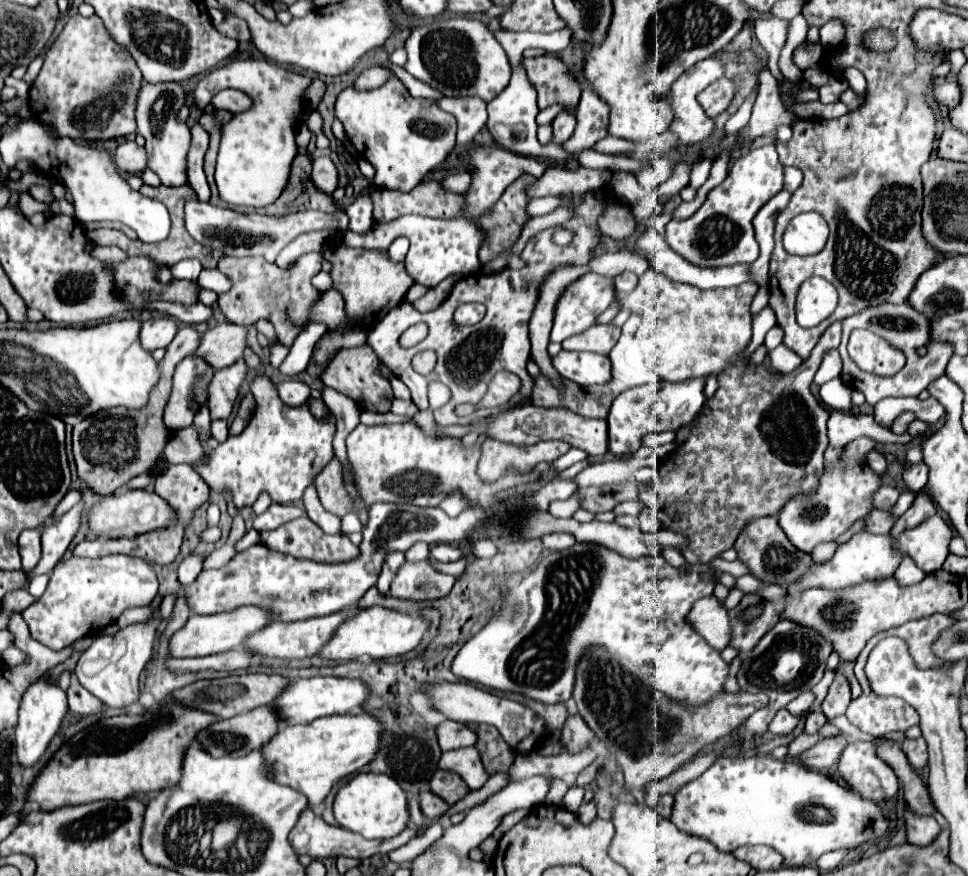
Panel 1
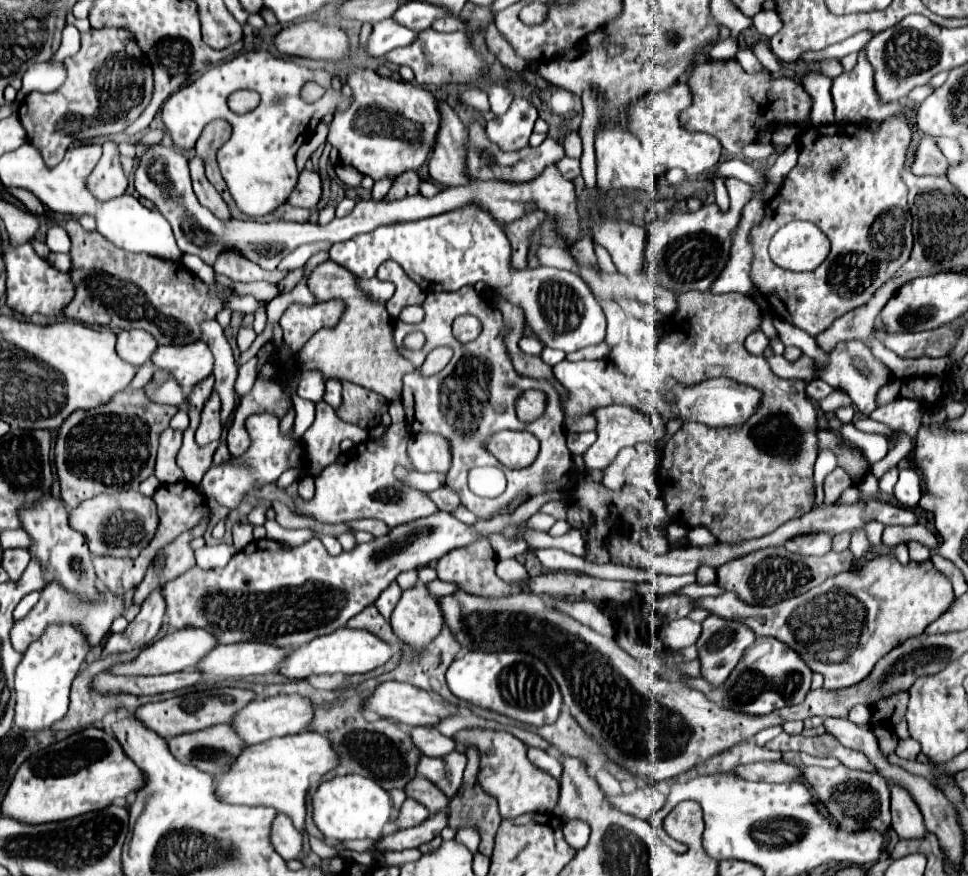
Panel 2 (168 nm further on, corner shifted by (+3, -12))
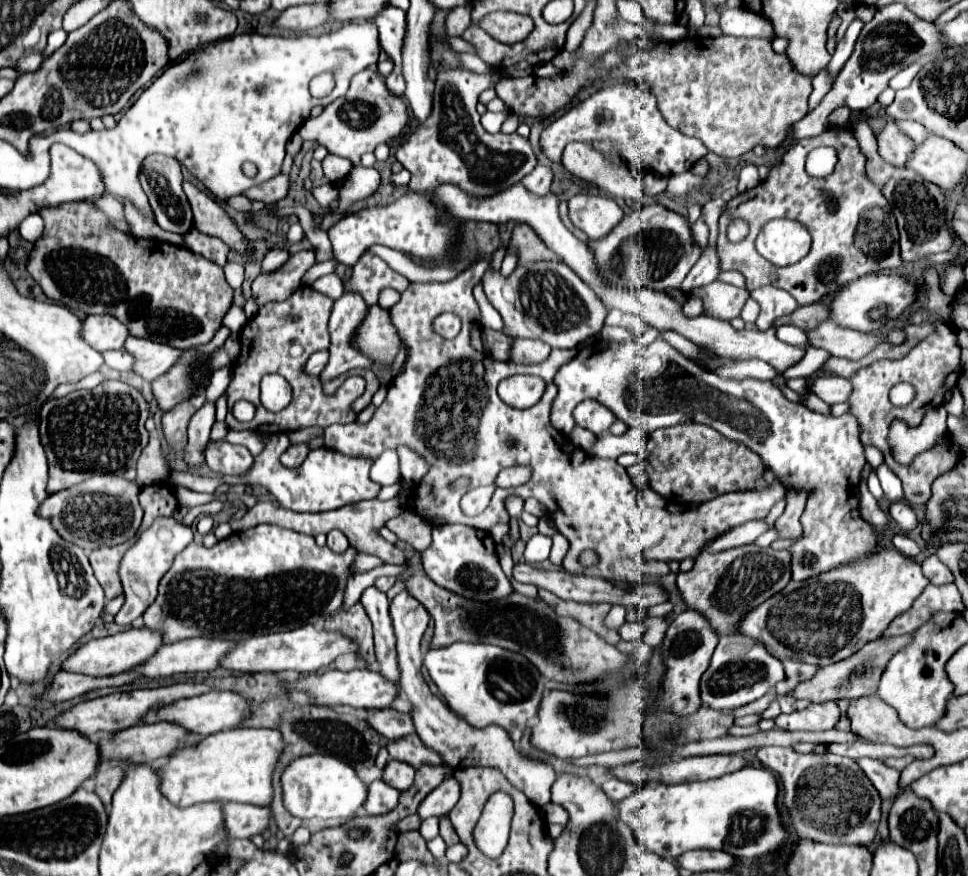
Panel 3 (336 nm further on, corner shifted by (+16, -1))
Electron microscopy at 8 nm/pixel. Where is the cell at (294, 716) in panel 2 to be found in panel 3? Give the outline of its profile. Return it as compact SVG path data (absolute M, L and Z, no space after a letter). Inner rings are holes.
M212 691L212 693L198 695L194 699L178 699L176 703L168 703L162 709L150 711L150 715L142 719L142 723L156 723L156 721L180 723L190 733L206 737L206 735L212 735L212 733L218 733L218 731L224 731L224 729L238 727L238 723L242 723L242 719L248 713L250 713L250 705L238 693L232 693L232 691Z

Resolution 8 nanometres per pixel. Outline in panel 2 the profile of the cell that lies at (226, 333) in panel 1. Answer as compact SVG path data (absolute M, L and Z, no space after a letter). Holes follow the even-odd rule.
M201 340L185 346L159 346L151 360L157 368L169 370L181 388L193 388L213 374L213 354Z

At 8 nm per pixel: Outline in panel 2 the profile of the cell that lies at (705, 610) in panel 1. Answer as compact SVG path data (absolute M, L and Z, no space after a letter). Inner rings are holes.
M679 618L679 620L671 620L667 622L661 632L659 638L667 648L687 648L697 644L697 638L701 634L701 624L693 622L691 618Z

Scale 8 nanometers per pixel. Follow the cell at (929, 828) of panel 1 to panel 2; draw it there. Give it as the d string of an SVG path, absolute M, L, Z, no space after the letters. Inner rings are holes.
M899 786L891 788L891 814L893 814L893 830L901 840L921 840L927 830L923 826L923 816L907 790Z

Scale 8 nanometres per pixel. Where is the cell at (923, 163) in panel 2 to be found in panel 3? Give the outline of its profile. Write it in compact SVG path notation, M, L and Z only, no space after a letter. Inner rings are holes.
M888 121L884 125L884 129L876 135L876 141L880 157L884 157L884 161L894 167L904 167L904 163L908 161L908 157L916 147L916 143L910 137L898 131L894 121Z

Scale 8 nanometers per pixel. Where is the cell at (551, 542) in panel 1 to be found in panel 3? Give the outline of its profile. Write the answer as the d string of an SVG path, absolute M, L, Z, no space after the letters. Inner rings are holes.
M534 535L528 543L526 543L526 551L524 551L524 557L526 557L526 563L528 565L534 565L534 563L542 563L548 559L550 555L550 547L552 547L552 539L546 537L546 535Z

